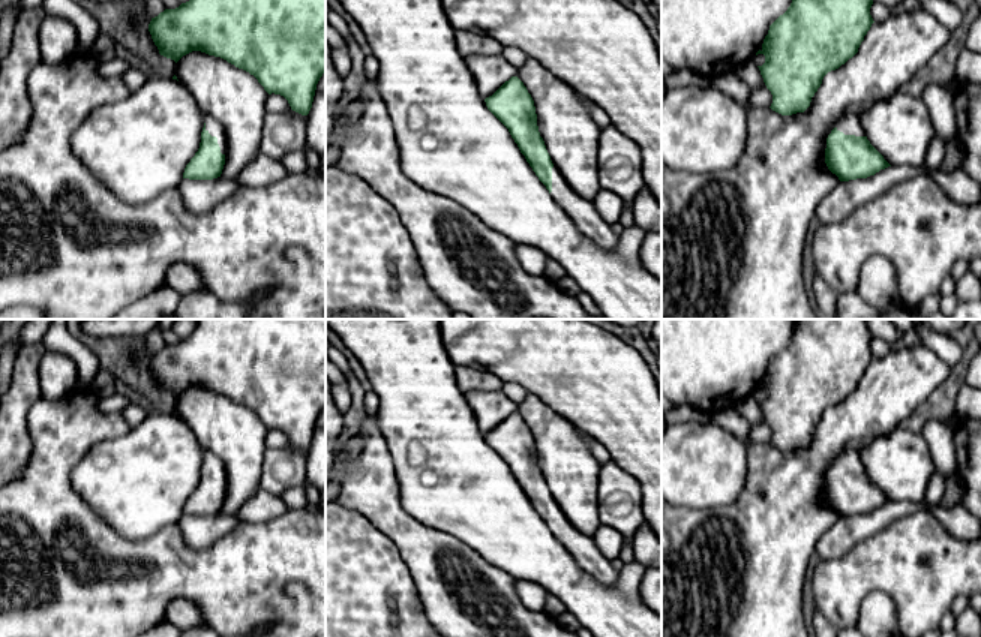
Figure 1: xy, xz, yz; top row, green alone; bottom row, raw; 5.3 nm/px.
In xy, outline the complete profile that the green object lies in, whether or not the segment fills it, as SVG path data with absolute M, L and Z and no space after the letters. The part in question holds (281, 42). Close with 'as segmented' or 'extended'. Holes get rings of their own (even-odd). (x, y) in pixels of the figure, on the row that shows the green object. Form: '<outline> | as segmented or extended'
M189 0L176 9L165 9L158 16L152 18L148 31L160 55L171 58L176 63L192 51L201 51L208 55L220 57L236 67L254 75L268 94L274 93L284 96L291 109L302 115L309 114L316 84L326 73L326 0Z | as segmented

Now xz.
M512 76L484 102L488 109L508 129L538 180L574 226L597 246L615 247L618 237L612 226L602 220L592 201L580 198L567 186L554 166L538 132L534 100L524 82Z | extended

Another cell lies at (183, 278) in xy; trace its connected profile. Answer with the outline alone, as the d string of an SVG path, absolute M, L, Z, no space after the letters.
M177 262L168 268L165 283L176 289L182 297L198 289L206 289L201 274L184 262Z

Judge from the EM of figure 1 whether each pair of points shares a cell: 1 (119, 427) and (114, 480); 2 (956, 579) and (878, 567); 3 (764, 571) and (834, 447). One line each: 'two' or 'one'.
1: two
2: one
3: one

